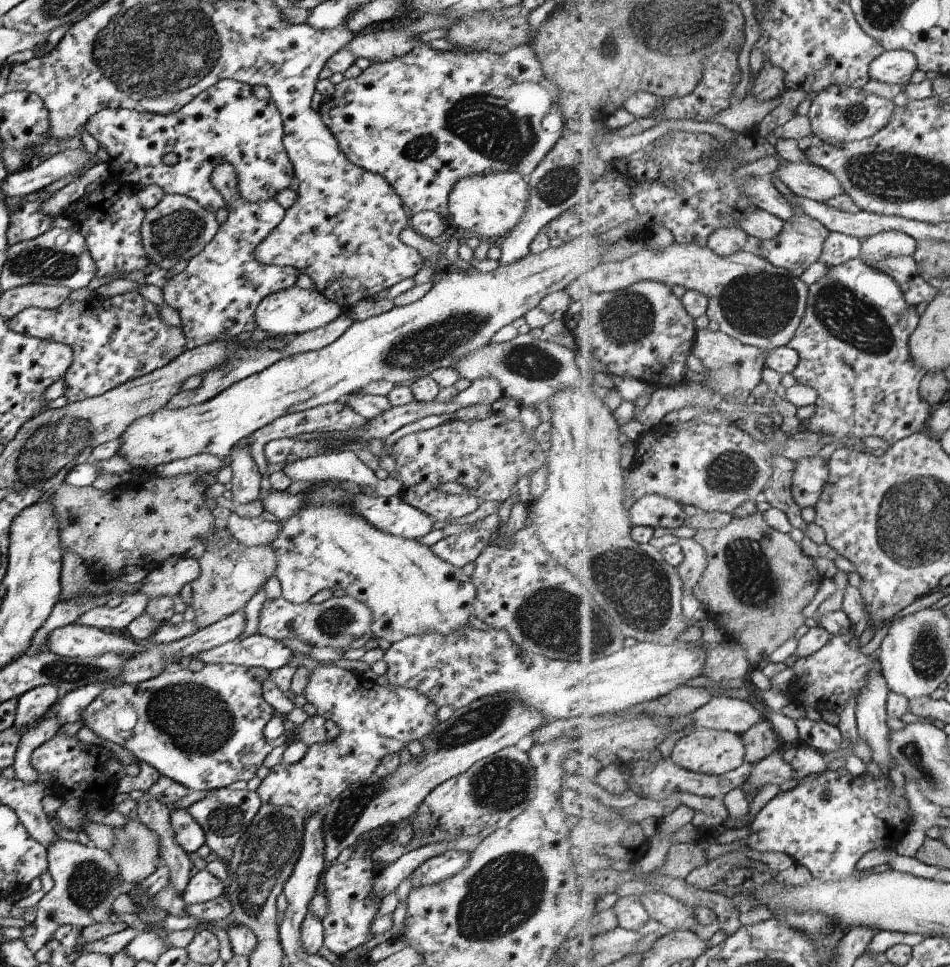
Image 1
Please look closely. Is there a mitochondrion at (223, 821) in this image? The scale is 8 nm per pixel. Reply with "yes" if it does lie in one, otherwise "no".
yes

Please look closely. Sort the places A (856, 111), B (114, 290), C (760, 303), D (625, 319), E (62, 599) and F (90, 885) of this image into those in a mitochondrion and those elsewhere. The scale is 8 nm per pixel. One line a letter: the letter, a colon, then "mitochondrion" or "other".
A: mitochondrion
B: other
C: mitochondrion
D: mitochondrion
E: other
F: mitochondrion

